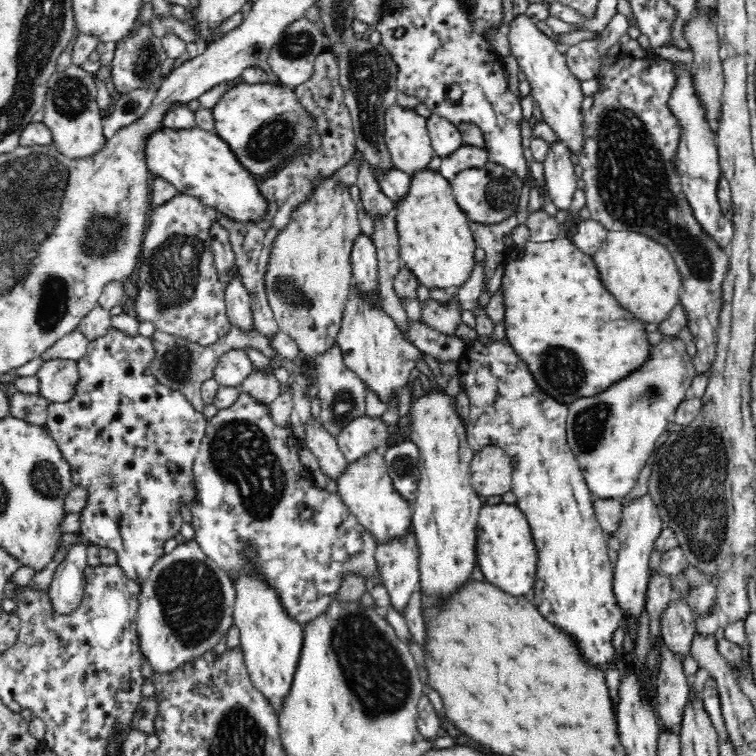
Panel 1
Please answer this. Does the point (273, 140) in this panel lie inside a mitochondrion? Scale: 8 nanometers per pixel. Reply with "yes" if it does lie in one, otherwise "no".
yes

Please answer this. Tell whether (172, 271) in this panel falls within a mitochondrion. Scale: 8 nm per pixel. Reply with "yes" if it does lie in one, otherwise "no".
yes

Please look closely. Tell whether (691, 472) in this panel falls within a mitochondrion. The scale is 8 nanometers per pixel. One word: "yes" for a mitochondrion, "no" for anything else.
yes

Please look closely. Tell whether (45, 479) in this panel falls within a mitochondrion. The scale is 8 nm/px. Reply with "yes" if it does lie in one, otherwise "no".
yes

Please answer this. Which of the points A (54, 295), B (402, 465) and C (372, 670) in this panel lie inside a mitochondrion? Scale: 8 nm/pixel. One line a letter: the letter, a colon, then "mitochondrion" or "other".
A: mitochondrion
B: mitochondrion
C: mitochondrion

